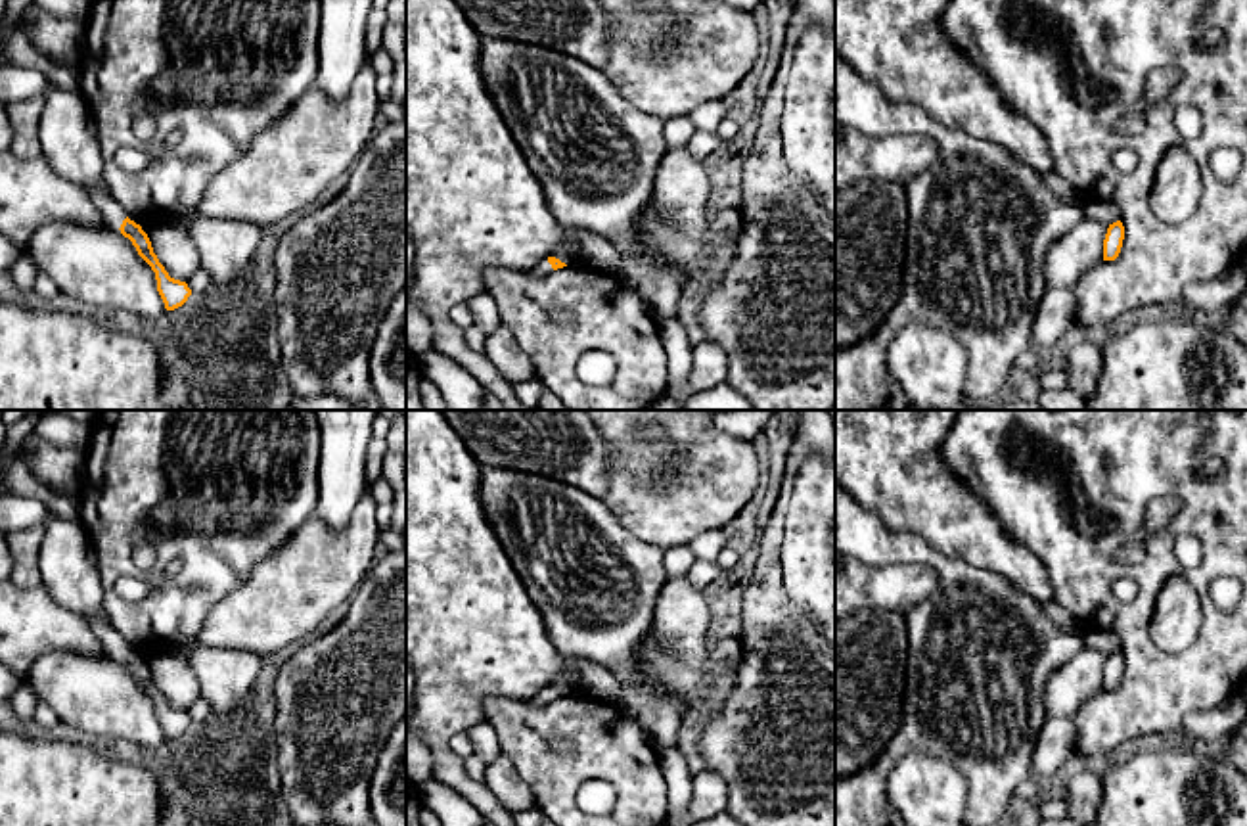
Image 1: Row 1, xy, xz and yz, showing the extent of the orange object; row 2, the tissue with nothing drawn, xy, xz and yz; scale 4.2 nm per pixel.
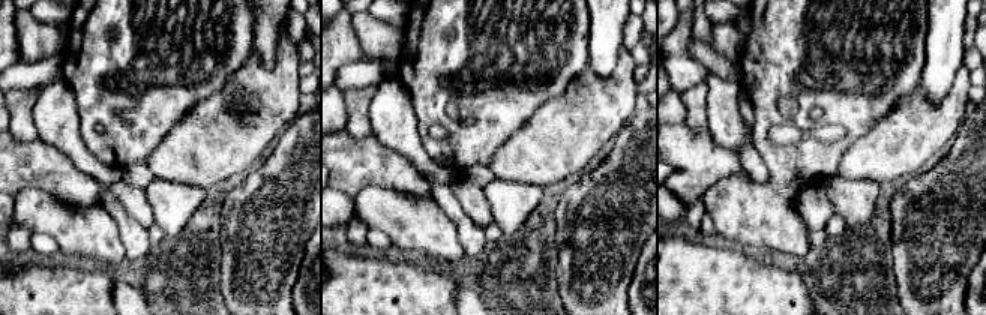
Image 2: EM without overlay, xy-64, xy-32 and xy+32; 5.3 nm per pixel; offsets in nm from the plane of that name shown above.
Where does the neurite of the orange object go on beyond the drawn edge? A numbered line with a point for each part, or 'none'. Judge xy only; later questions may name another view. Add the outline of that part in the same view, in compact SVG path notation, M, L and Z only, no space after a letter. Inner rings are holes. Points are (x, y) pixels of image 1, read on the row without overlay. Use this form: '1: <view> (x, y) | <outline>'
1: xy (113, 644) | M90 617L88 625L102 642L105 654L109 657L121 657L126 648L126 640L119 634L111 621L107 617Z

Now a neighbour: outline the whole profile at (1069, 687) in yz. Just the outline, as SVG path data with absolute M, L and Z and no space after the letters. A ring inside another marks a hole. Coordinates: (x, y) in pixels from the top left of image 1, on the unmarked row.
M1082 646L1057 667L1044 684L1042 701L1048 719L1075 719L1078 709L1103 690L1109 654Z

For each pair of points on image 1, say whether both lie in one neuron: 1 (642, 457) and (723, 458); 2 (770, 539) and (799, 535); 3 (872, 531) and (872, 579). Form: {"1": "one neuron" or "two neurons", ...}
{"1": "one neuron", "2": "two neurons", "3": "two neurons"}

